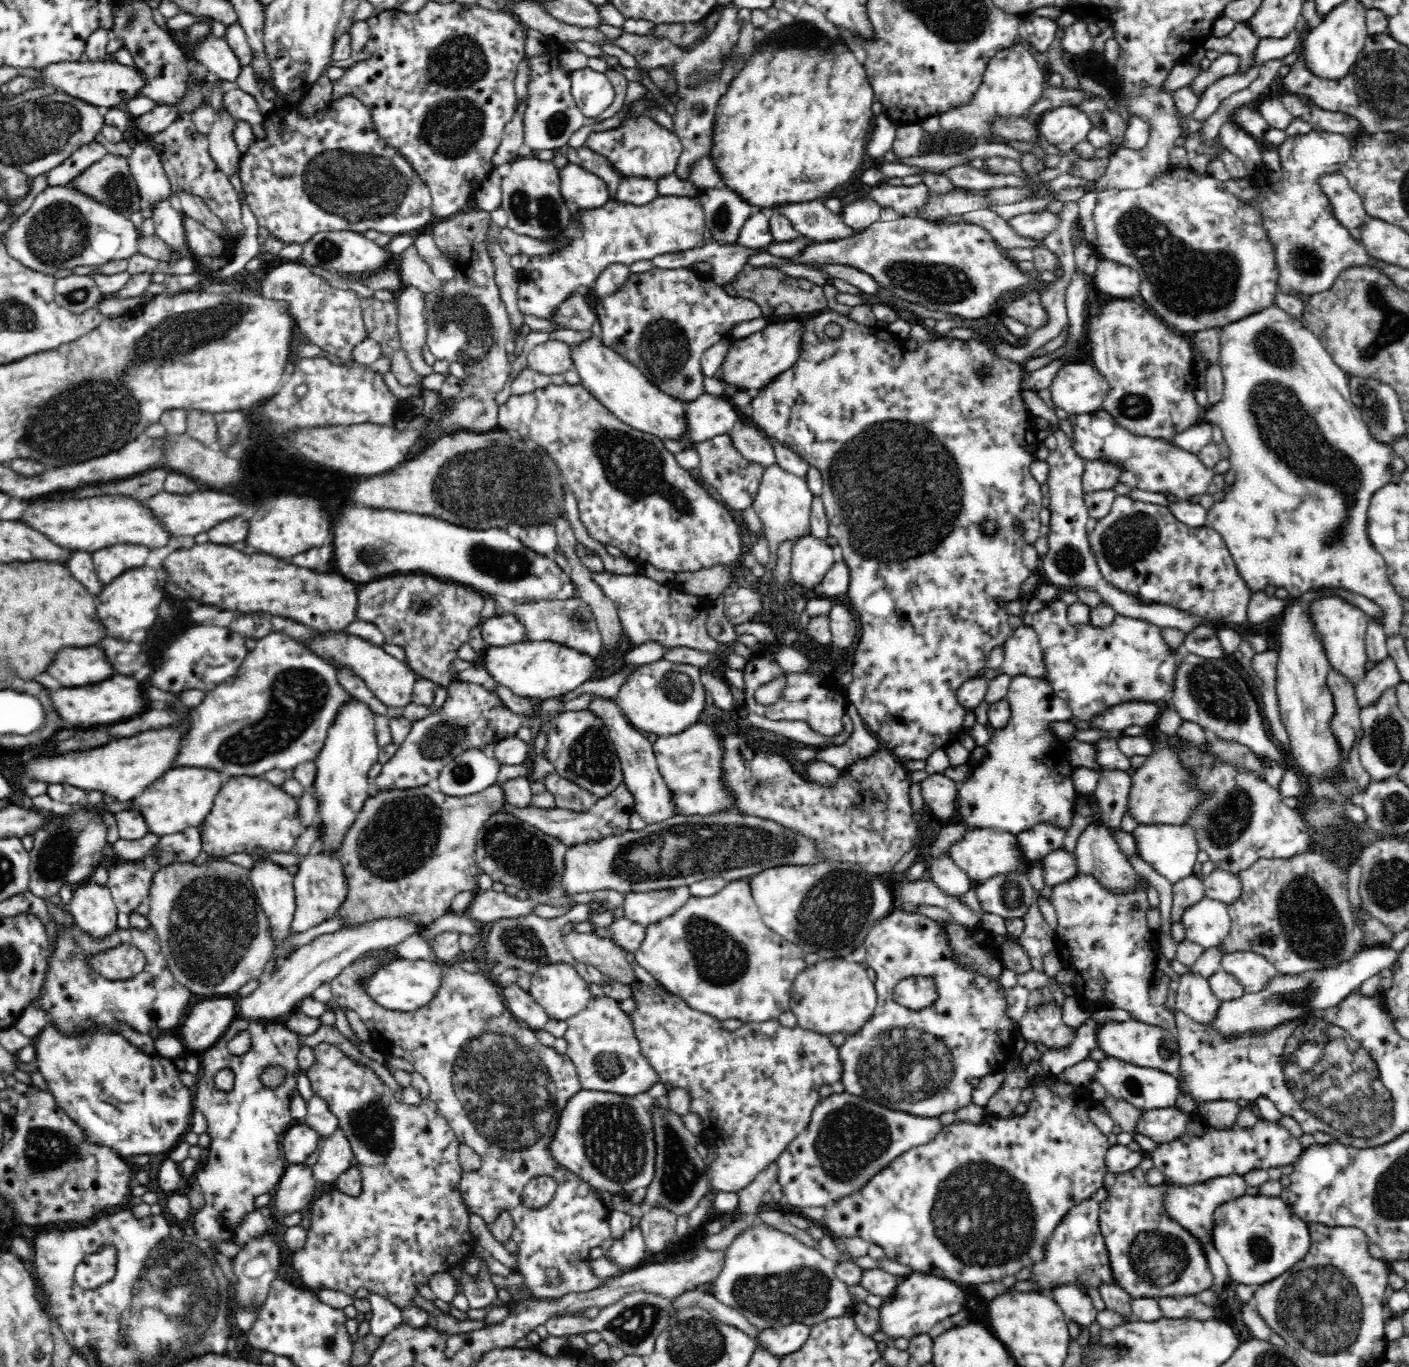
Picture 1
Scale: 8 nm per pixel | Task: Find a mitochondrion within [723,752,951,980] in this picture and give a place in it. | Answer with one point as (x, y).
(831, 917)

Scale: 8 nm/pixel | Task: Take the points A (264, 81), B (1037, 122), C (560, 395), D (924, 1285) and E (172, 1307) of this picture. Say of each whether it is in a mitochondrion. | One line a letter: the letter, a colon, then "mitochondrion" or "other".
A: other
B: other
C: other
D: other
E: mitochondrion

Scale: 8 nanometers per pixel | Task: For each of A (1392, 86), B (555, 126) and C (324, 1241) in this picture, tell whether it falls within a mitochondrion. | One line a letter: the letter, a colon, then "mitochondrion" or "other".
A: mitochondrion
B: mitochondrion
C: other

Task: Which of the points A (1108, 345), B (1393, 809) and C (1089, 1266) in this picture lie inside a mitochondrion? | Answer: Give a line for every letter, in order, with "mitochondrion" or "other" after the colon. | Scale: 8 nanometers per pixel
A: other
B: mitochondrion
C: mitochondrion

